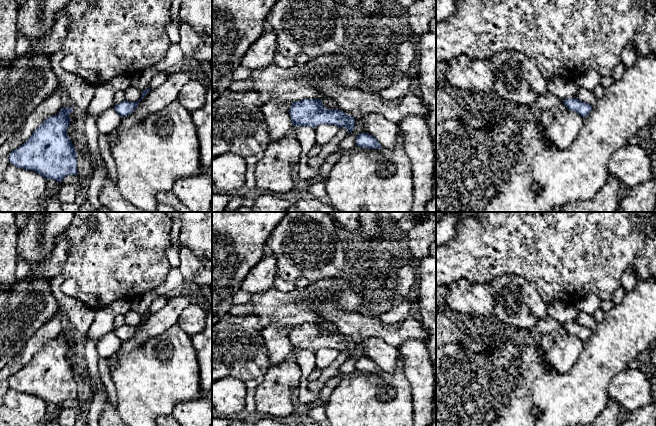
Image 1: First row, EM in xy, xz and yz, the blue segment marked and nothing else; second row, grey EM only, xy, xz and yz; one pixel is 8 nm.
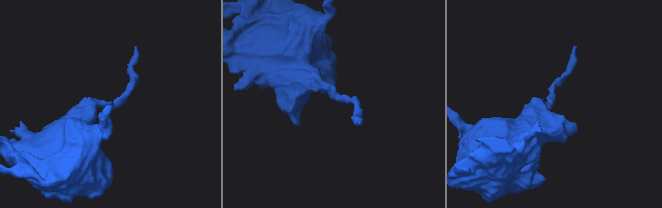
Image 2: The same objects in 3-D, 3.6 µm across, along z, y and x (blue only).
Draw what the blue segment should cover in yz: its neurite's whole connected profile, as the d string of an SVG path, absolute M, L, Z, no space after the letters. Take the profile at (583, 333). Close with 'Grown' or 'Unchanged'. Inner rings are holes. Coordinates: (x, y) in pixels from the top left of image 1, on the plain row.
M575 322L563 324L563 328L572 335L575 335L583 342L588 340L592 334L592 330Z. Unchanged

